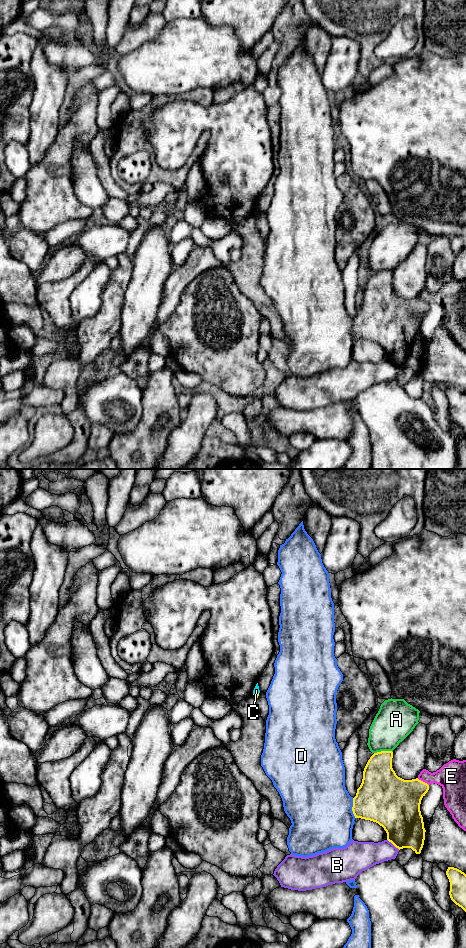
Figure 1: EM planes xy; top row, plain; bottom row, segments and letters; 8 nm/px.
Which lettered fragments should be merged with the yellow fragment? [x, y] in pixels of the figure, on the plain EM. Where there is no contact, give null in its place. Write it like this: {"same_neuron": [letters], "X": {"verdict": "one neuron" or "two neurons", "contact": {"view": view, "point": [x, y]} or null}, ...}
{"same_neuron": [], "A": {"verdict": "two neurons", "contact": {"view": "xy", "point": [383, 271]}}, "B": {"verdict": "two neurons", "contact": {"view": "xy", "point": [393, 364]}}, "C": {"verdict": "two neurons", "contact": {"view": "xy", "point": [255, 213]}}, "D": {"verdict": "two neurons", "contact": {"view": "xy", "point": [352, 328]}}, "E": {"verdict": "two neurons", "contact": {"view": "xy", "point": [422, 301]}}}

